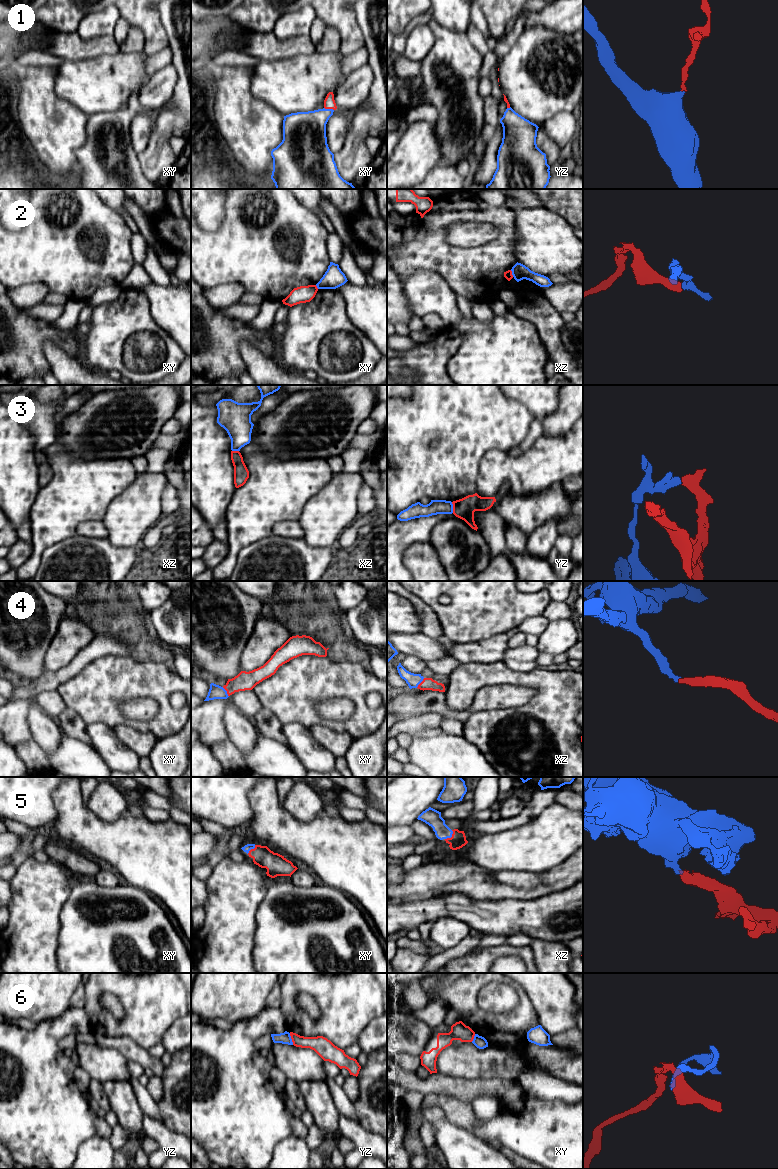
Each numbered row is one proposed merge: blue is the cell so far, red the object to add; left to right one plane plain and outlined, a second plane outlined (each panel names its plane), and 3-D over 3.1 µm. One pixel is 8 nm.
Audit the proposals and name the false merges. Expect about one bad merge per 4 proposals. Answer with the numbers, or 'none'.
2, 3, 6

